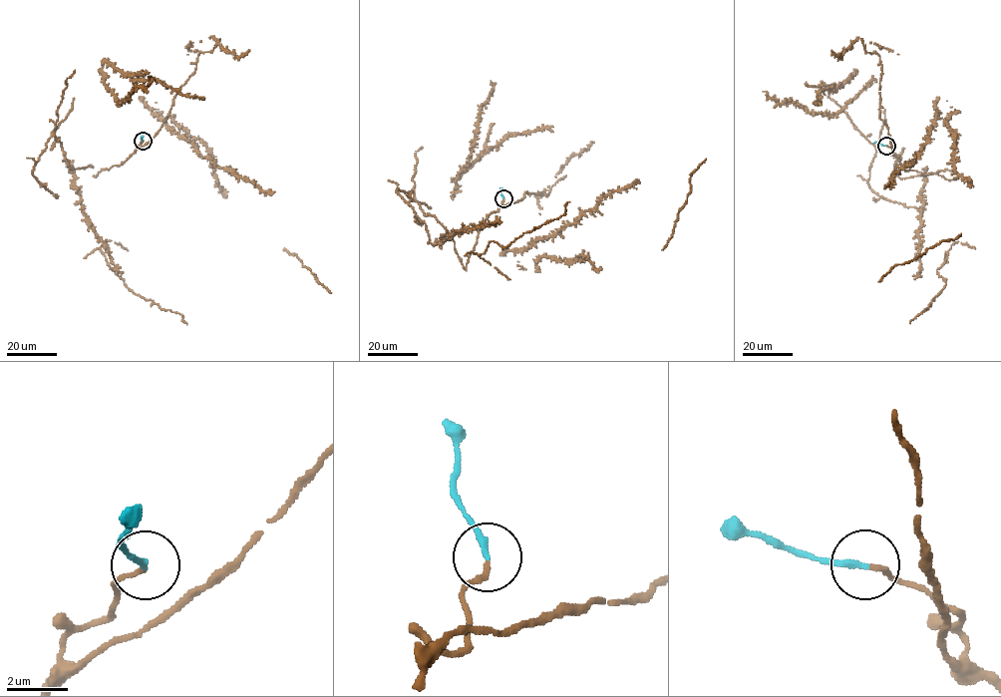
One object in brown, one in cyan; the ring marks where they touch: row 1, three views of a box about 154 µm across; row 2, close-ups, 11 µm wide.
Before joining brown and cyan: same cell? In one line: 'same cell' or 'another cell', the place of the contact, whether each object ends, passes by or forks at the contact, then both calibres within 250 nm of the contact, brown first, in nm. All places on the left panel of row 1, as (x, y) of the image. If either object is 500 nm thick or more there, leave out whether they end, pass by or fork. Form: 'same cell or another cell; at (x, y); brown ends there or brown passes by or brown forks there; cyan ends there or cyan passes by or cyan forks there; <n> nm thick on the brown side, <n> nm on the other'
same cell; at (143, 141); brown ends there; cyan ends there; 160 nm thick on the brown side, 200 nm on the other

